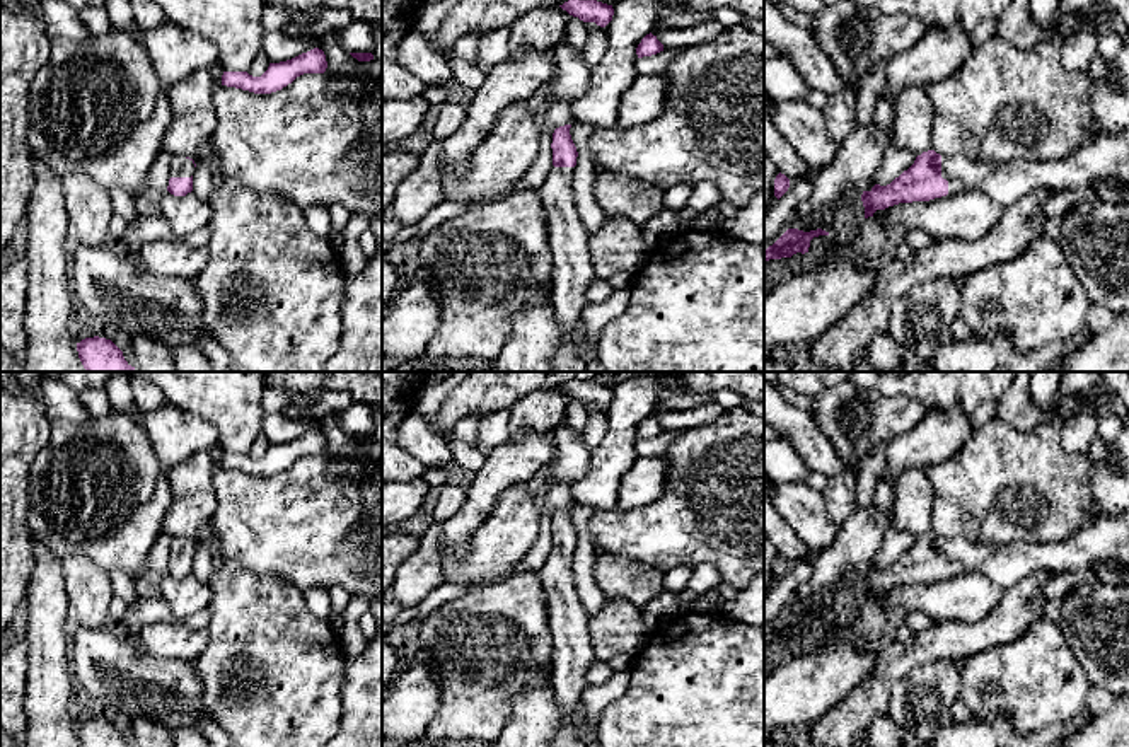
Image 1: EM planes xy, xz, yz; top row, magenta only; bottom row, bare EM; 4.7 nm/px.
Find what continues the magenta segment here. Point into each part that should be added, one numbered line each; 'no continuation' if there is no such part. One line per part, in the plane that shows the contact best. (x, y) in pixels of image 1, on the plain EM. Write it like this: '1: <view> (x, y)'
1: yz (1007, 565)

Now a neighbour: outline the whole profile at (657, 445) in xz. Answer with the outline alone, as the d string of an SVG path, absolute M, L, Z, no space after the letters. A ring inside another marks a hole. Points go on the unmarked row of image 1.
M663 430L657 437L638 440L638 443L636 443L638 455L643 455L643 457L663 455L670 445L670 440L674 438L674 435L675 435L675 431Z

